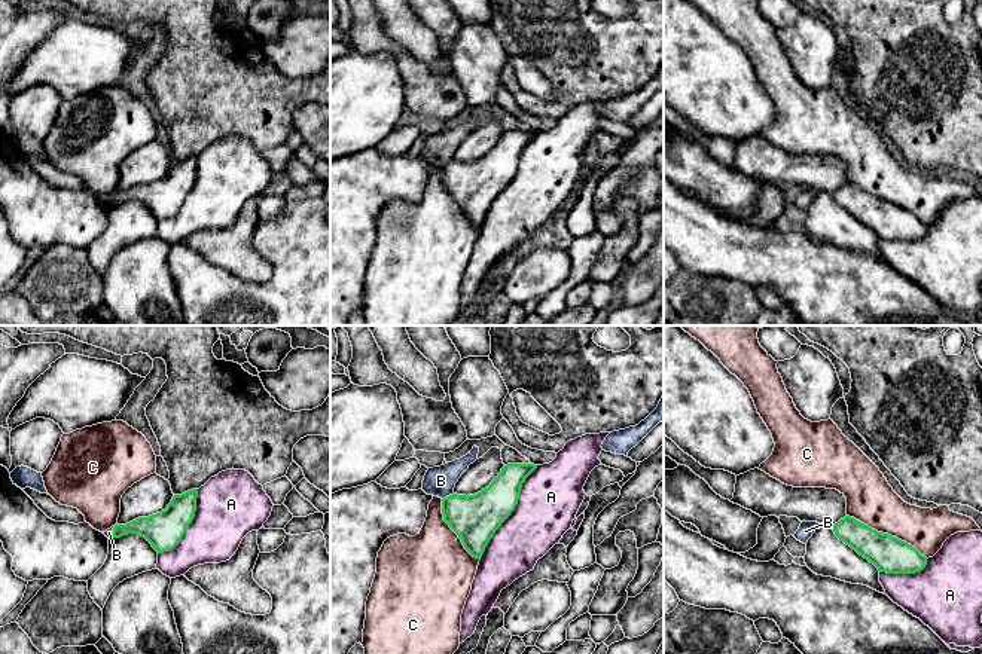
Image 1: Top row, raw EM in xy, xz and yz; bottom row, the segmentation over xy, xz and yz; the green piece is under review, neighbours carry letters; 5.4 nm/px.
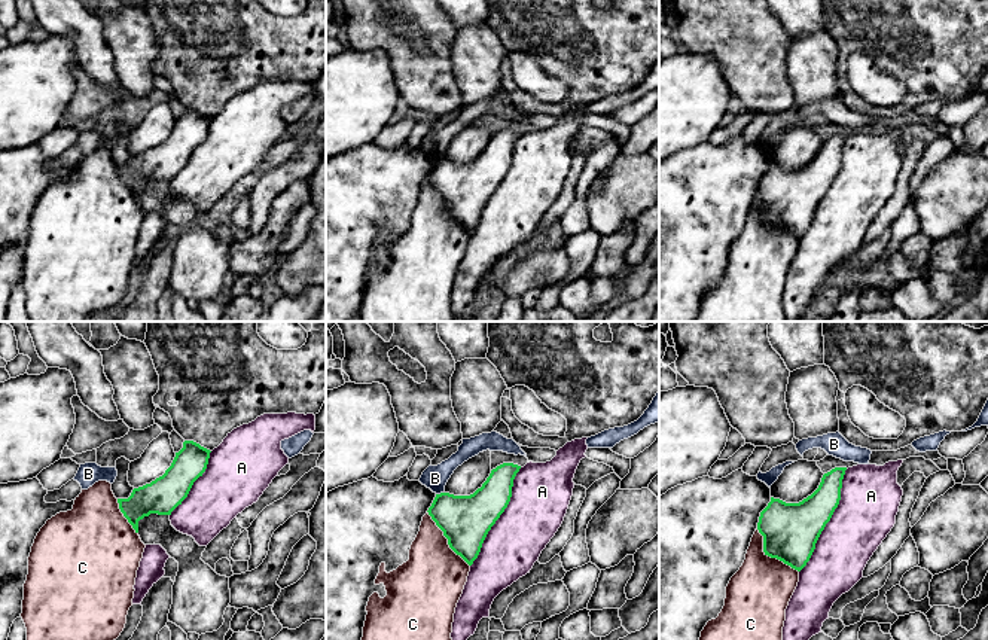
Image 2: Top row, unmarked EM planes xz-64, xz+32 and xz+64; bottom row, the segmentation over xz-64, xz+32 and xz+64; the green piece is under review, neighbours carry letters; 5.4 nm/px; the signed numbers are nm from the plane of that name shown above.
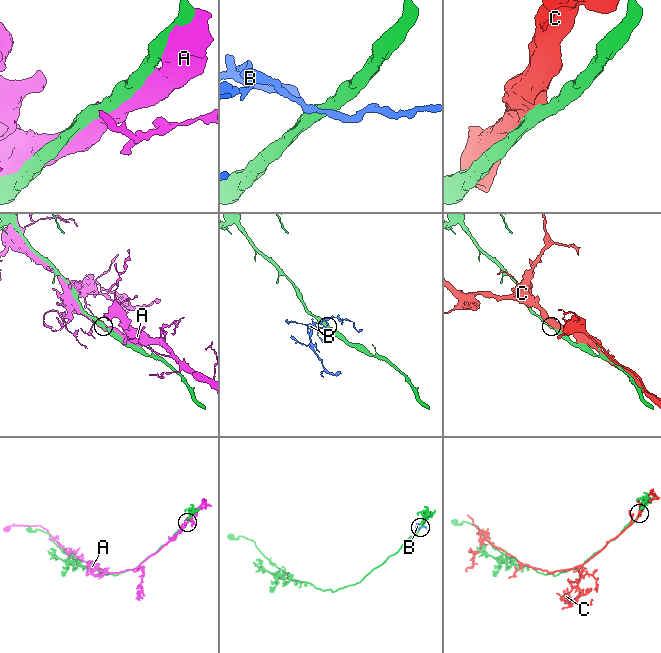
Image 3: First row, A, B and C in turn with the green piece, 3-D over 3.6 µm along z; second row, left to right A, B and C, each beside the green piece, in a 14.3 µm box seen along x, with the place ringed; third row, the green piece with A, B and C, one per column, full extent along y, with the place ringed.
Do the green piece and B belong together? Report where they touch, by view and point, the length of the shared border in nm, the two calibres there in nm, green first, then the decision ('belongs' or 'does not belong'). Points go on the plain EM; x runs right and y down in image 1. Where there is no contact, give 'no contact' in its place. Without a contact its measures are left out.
xz (447, 164) | 80 nm | 260/160 nm | does not belong

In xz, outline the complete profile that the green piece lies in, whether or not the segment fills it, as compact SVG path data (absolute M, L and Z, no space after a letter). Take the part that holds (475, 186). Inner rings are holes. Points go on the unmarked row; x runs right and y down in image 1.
M507 131L501 135L491 152L475 162L452 161L442 166L443 187L458 202L464 216L476 226L481 226L485 214L501 193L501 190L515 177L522 150L537 135L534 131Z

